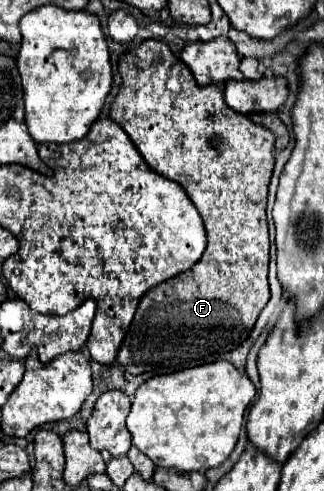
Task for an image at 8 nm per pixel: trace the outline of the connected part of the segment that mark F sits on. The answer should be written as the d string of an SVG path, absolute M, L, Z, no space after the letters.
M148 39L130 49L122 55L118 69L122 87L110 107L110 119L130 135L132 143L152 171L180 183L186 189L204 219L207 234L206 251L200 263L186 273L160 283L140 299L130 329L118 349L116 365L120 369L130 375L148 373L148 377L152 377L158 373L172 373L184 367L210 363L236 349L250 335L260 311L268 303L270 241L266 197L272 177L272 131L252 123L246 115L230 111L224 103L224 91L220 85L198 87L190 69L162 41Z

